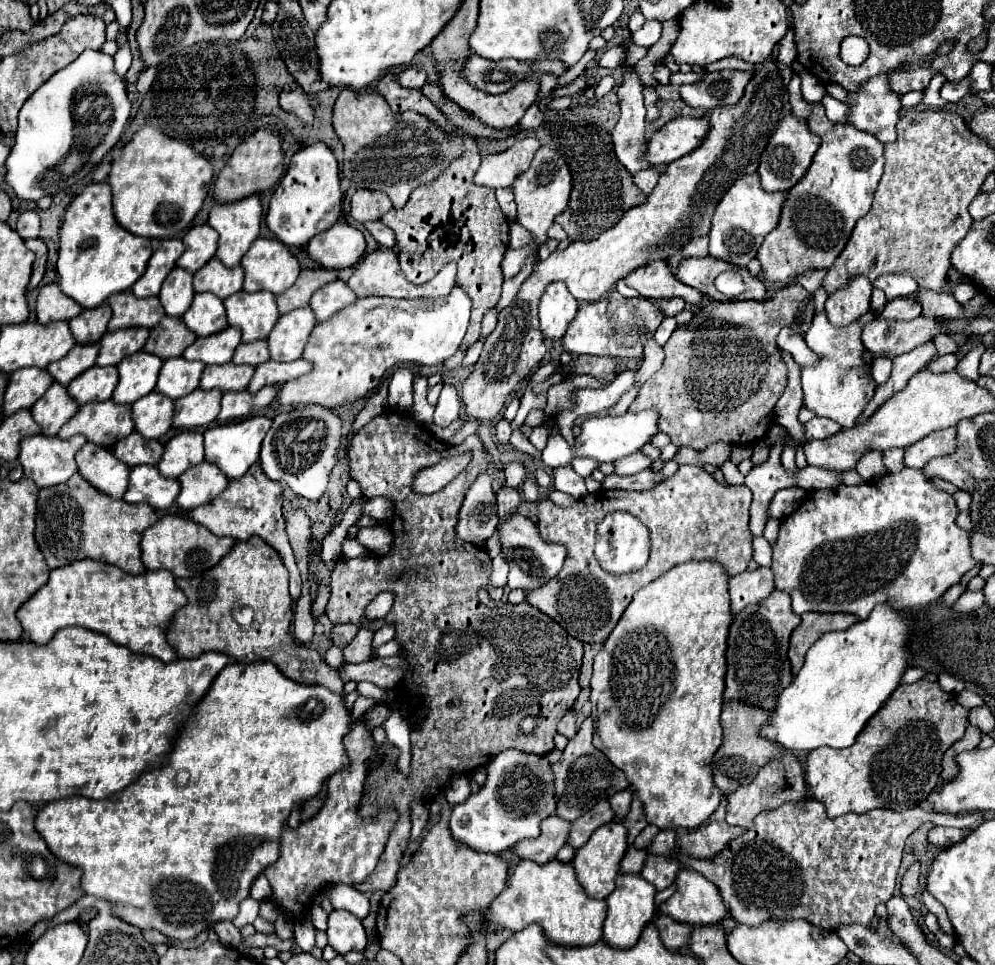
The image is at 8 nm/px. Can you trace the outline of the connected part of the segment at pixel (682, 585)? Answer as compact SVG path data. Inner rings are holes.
M713 560L685 562L669 568L661 578L635 594L603 650L595 656L590 695L591 718L595 720L593 746L627 774L637 792L635 796L645 804L647 822L661 830L671 826L697 828L721 802L721 790L713 782L711 760L723 742L719 716L727 672L727 634L733 622L729 578L725 568Z

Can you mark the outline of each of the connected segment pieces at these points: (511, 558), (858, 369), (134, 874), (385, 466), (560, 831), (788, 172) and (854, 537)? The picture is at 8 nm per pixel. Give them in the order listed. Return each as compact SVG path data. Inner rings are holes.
M513 514L509 516L509 520L505 520L499 528L501 534L501 546L503 552L507 554L507 562L509 562L509 582L507 586L511 590L521 588L521 590L537 590L539 586L543 586L545 582L553 580L559 570L563 568L563 560L565 560L565 548L559 544L551 544L545 542L537 530L537 524L521 514Z
M815 314L811 328L805 334L807 346L821 354L821 362L815 368L803 368L801 380L803 380L803 394L805 394L805 406L813 410L817 416L831 418L839 422L843 428L853 428L857 422L857 416L867 406L867 402L873 398L875 382L871 376L867 376L867 362L863 360L863 342L861 342L861 324L849 324L845 328L835 328L827 320L827 314Z
M231 662L225 666L225 670L215 678L211 684L209 692L205 698L199 702L197 712L193 712L193 718L185 724L185 728L179 732L179 738L169 752L169 758L165 766L161 768L151 768L141 774L141 778L131 784L129 788L117 792L115 796L109 796L105 800L87 800L83 796L71 796L65 800L55 800L43 806L35 818L35 828L47 842L49 850L63 862L71 866L83 868L83 878L81 886L85 894L93 894L97 898L105 898L111 904L115 904L115 914L123 918L125 922L139 926L141 930L145 928L155 928L161 934L169 938L177 938L181 942L197 938L203 930L209 930L215 922L219 920L233 920L239 912L239 904L249 898L251 884L255 878L273 862L279 858L279 842L281 842L281 832L283 826L291 814L293 808L301 806L309 798L317 796L321 792L321 786L333 776L335 772L347 768L349 756L343 744L343 738L351 730L353 718L351 710L345 706L343 694L333 694L325 686L305 686L299 684L285 674L277 670L273 662L253 662L253 664L241 664L241 662Z
M385 410L381 416L373 418L367 426L363 426L349 444L349 468L351 478L359 482L363 488L365 498L377 498L385 496L393 500L393 548L385 556L375 556L373 552L367 552L359 558L343 558L337 562L333 574L329 574L329 568L321 562L315 546L311 550L311 570L317 572L319 584L329 582L331 584L331 598L327 604L327 616L333 624L345 624L353 622L359 626L371 624L363 618L365 606L381 592L391 590L395 594L395 606L393 610L373 622L373 628L379 630L383 624L393 622L397 626L395 640L399 642L401 650L407 652L409 668L399 690L399 696L403 702L413 702L415 692L415 708L421 706L427 708L427 716L423 724L415 730L411 730L411 744L413 744L413 758L411 758L411 776L405 778L399 770L393 770L393 760L399 756L399 750L393 744L379 746L381 764L377 770L371 772L367 778L365 794L369 794L359 808L361 816L367 818L369 814L377 814L377 810L385 810L385 806L393 806L399 814L397 826L393 826L393 834L389 836L389 842L385 844L385 854L381 854L373 874L361 886L355 886L361 892L375 892L383 890L387 892L397 878L399 872L399 860L403 850L409 842L411 832L411 818L409 808L411 800L419 798L425 802L433 802L437 794L441 794L449 780L455 776L467 776L473 772L473 768L487 766L499 752L509 748L519 748L525 752L537 752L547 754L555 748L553 736L557 734L557 722L563 718L567 710L571 710L577 694L579 694L579 668L583 658L583 644L569 636L555 620L551 620L541 610L535 610L529 602L521 602L517 606L513 604L501 604L501 592L503 588L493 588L487 580L491 574L491 558L489 554L479 546L461 546L455 538L455 526L457 526L457 514L465 500L465 494L469 486L475 482L475 478L483 472L487 472L489 460L487 452L481 444L481 440L473 434L459 446L447 446L445 442L439 442L433 438L427 426L413 420L411 412L405 410ZM461 452L469 452L473 460L469 466L443 490L437 494L413 494L413 474L417 470L423 470L425 466L433 466L433 462L439 462L441 458L457 456ZM485 588L489 592L489 598L497 602L497 608L489 608L487 604L479 602L477 590Z
M549 816L541 822L541 836L535 840L521 840L515 844L513 852L521 858L529 858L537 864L545 864L553 860L567 844L567 836L571 830L571 822L559 816Z
M793 114L781 120L777 132L771 136L765 152L761 154L761 164L759 164L759 176L761 176L761 186L767 192L789 192L795 182L799 182L805 176L807 166L813 162L815 152L819 150L821 138L809 132L809 126L805 122L799 122Z
M903 468L897 474L885 474L879 480L871 480L861 486L845 486L843 484L837 490L813 490L805 498L803 508L799 508L795 514L781 520L779 538L777 538L777 544L773 546L773 564L771 564L771 568L775 572L775 586L777 586L777 590L783 590L791 596L795 614L803 614L803 612L845 612L847 614L847 612L851 612L851 614L859 616L859 620L865 620L871 614L871 610L885 600L895 602L899 608L905 606L905 610L923 610L927 604L939 600L947 592L947 588L957 584L967 570L971 570L975 564L979 564L971 556L969 534L955 524L957 514L959 512L957 512L953 496L939 490L937 486L933 486L931 480L927 480L921 472L917 472L913 468Z

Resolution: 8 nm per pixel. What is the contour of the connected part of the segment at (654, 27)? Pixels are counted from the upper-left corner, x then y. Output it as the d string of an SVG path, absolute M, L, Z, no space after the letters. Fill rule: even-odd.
M645 22L643 24L643 28L641 30L637 30L637 32L633 32L633 42L637 44L637 46L645 46L645 48L649 48L649 46L653 46L659 38L661 38L661 22Z

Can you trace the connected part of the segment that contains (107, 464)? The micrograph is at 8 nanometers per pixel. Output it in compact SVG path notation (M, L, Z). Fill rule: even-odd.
M87 442L77 452L77 464L81 476L95 488L113 498L123 498L131 468L121 464L121 460L115 458L109 448L101 448L93 442Z

